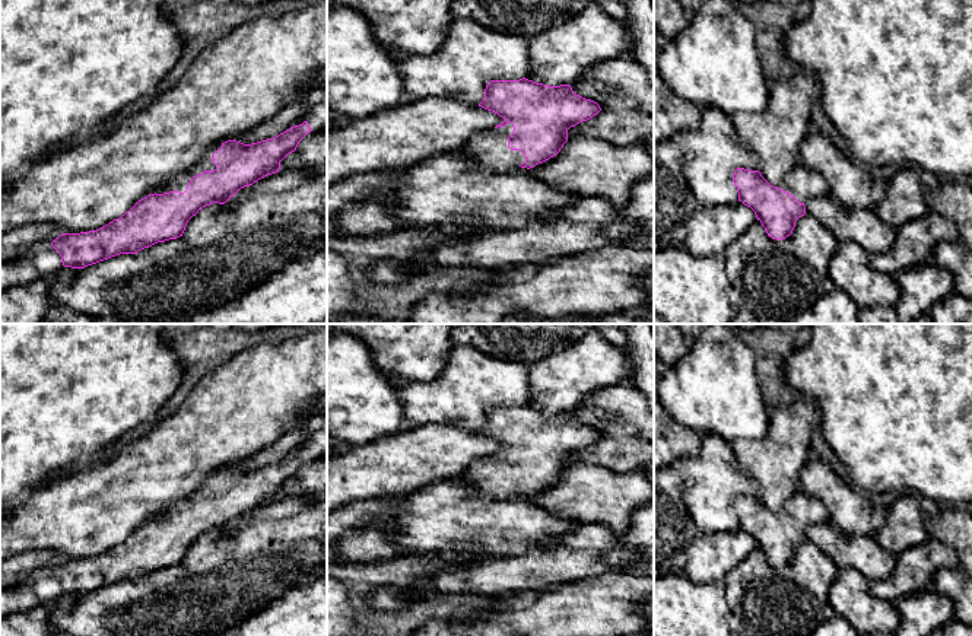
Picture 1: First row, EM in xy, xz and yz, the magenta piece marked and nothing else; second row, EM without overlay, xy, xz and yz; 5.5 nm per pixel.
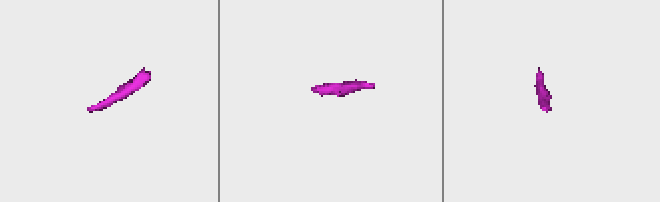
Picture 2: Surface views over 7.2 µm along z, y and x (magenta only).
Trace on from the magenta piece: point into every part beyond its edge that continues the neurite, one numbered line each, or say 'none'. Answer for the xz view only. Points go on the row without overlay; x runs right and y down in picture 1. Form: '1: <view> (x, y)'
1: xz (489, 476)

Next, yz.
1: yz (803, 509)

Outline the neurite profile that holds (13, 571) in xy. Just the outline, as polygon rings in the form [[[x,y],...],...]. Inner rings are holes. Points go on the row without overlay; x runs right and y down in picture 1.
[[[48,550],[25,551],[3,560],[0,562],[0,589],[15,589],[34,570],[39,567],[51,570],[60,562],[60,554]]]

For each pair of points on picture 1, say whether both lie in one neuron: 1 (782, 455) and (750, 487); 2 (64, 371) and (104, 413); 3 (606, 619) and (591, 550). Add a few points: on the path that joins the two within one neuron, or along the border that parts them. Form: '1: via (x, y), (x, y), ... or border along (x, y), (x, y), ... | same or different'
1: border along (734, 455), (737, 463), (753, 479), (759, 496) | different
2: via (76, 379), (76, 385), (92, 401) | same
3: border along (616, 568), (600, 575), (564, 584) | different

